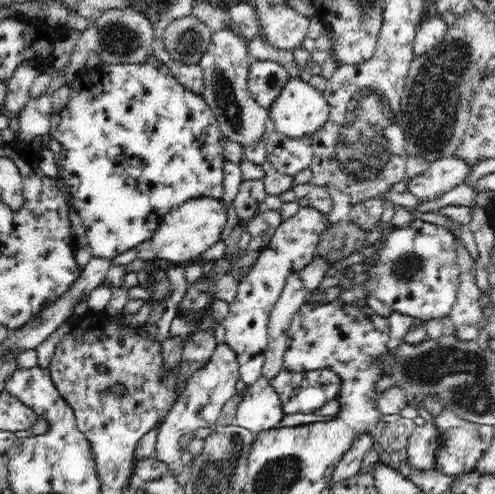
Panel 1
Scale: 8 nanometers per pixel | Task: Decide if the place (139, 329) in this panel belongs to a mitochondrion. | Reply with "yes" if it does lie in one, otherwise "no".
no

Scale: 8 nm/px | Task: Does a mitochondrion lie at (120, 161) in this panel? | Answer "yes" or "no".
no

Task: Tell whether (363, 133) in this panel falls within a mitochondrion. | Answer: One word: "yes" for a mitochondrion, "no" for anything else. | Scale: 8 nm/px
yes

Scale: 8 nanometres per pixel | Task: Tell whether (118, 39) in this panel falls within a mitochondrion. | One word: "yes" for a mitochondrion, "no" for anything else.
yes

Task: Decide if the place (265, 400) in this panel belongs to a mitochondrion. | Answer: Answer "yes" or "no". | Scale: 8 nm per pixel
no

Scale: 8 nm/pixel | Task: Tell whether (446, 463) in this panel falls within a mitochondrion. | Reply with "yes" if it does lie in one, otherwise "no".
no

